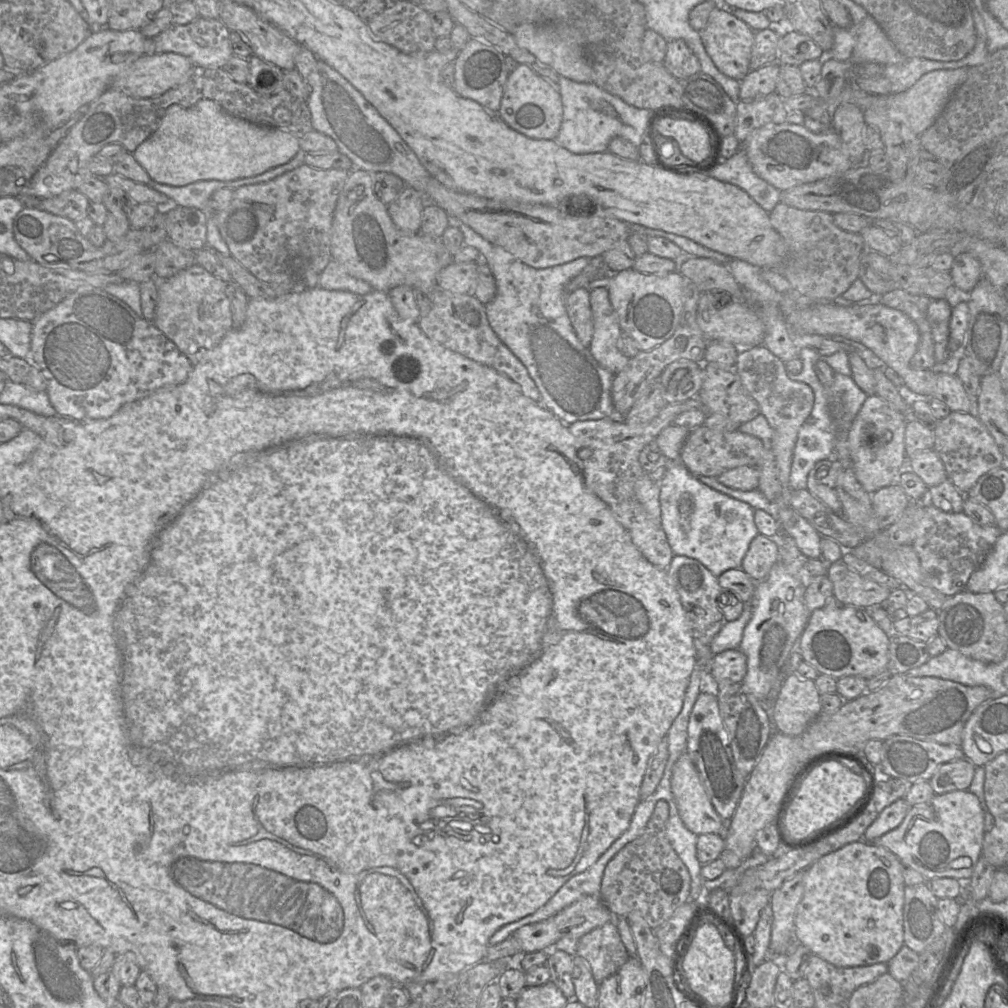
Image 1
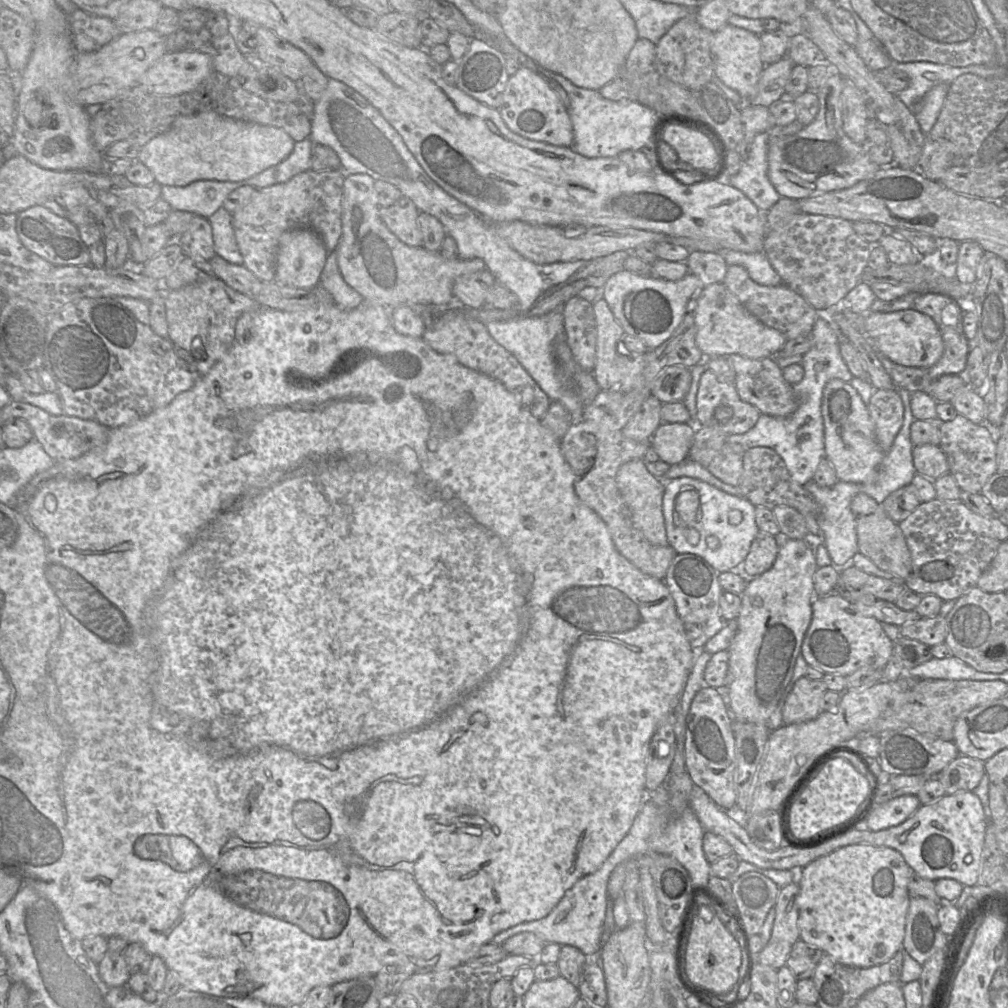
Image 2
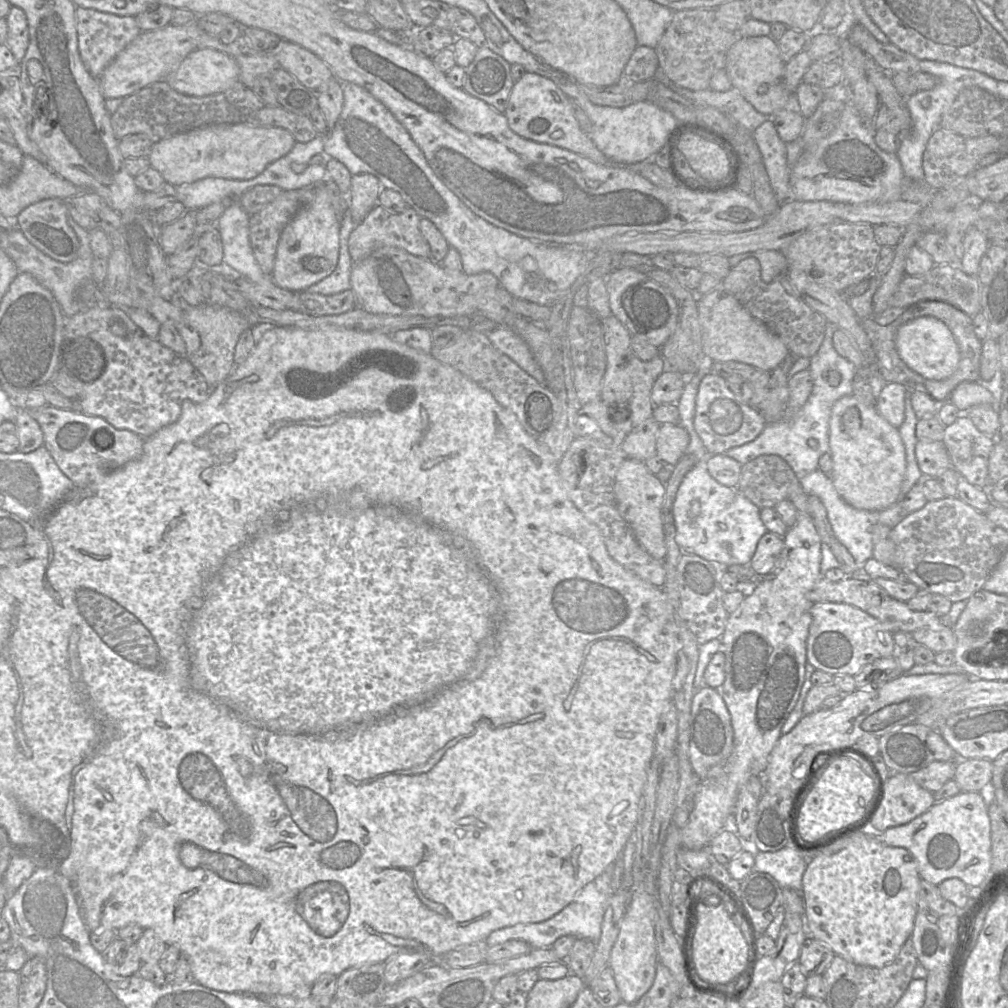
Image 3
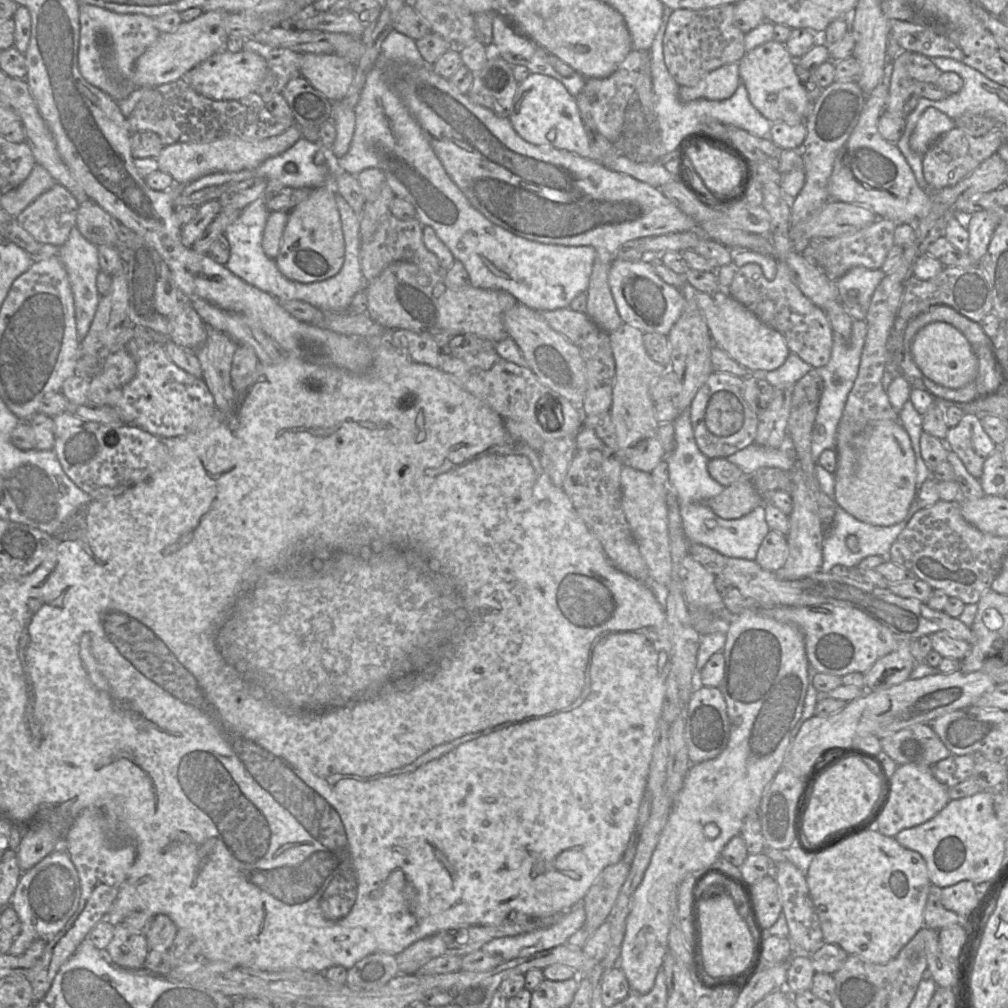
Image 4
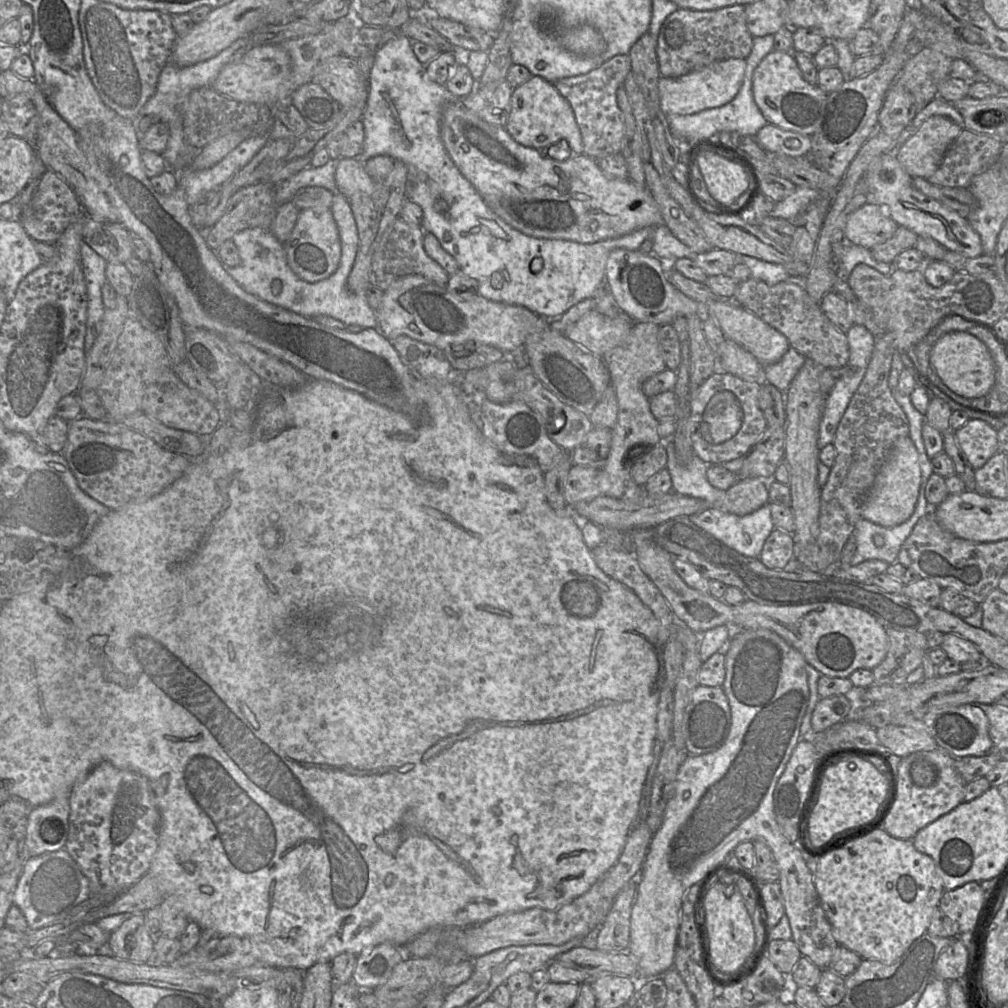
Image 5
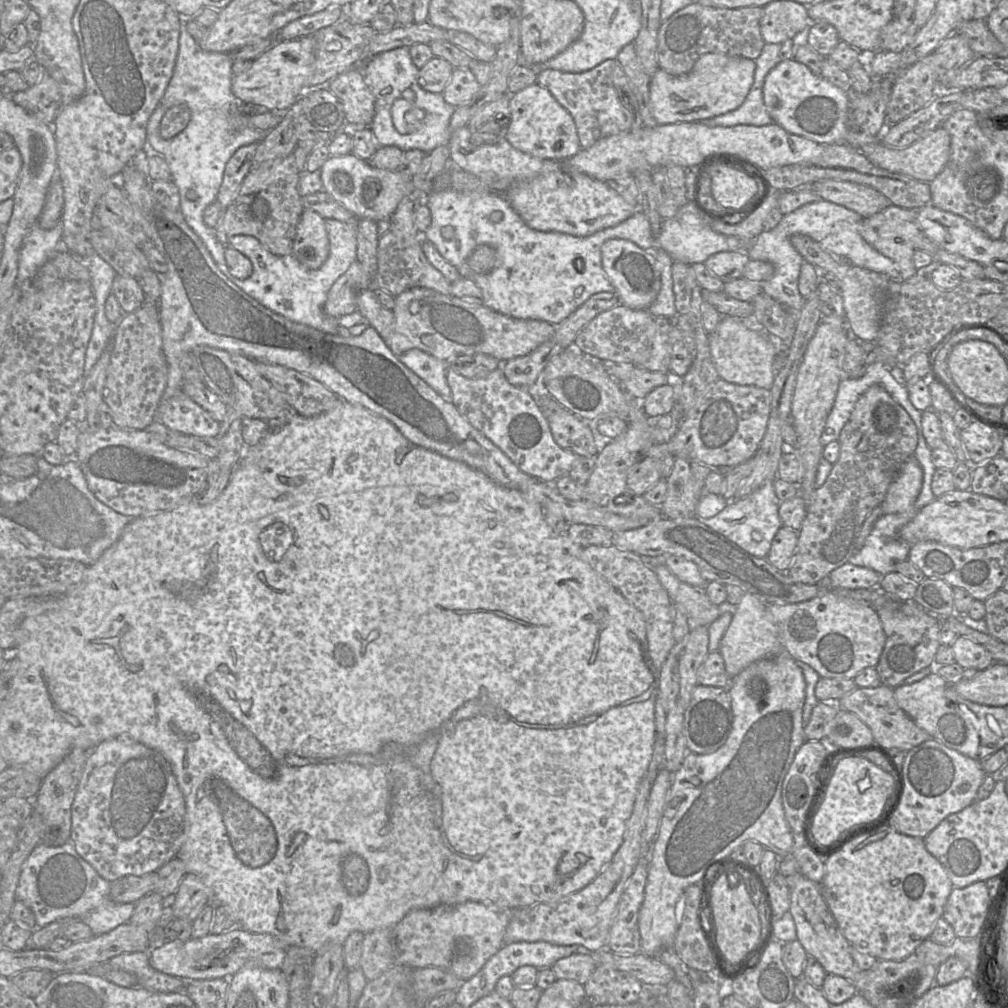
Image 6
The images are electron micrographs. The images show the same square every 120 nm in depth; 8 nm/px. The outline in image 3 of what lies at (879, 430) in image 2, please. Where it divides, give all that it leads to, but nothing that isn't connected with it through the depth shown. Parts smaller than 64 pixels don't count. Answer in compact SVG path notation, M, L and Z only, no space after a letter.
M887 383L876 401L876 410L892 426L899 429L905 419L905 399L909 393L899 383Z

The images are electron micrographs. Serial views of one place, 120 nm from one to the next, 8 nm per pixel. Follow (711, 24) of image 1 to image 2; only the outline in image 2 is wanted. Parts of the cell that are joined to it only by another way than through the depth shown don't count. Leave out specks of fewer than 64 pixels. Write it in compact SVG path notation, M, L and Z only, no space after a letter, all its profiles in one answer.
M728 23L714 32L711 53L714 61L714 74L726 86L739 93L743 99L754 97L760 75L766 66L761 58L759 35Z

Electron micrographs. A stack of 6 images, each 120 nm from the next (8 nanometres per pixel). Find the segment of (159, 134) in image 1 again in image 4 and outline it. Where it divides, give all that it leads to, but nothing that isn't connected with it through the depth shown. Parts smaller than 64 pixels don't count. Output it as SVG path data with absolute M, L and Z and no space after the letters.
M293 125L279 135L260 140L224 136L207 143L180 142L165 145L156 160L159 170L168 173L173 178L174 183L188 184L212 173L255 169L266 159L289 149L301 137L299 126Z

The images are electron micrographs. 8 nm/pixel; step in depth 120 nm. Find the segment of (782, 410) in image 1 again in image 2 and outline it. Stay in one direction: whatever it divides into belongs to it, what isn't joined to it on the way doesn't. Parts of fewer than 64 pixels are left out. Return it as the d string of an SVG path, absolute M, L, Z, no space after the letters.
M739 354L727 356L736 372L735 386L740 398L755 406L762 414L774 417L786 417L798 407L792 385L783 376L775 357L750 359Z

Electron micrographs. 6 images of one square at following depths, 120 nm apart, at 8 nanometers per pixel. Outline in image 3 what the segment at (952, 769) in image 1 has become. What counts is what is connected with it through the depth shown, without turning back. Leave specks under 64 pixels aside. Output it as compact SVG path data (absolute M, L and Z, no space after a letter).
M958 759L954 780L961 792L979 792L992 780L993 761L988 759Z

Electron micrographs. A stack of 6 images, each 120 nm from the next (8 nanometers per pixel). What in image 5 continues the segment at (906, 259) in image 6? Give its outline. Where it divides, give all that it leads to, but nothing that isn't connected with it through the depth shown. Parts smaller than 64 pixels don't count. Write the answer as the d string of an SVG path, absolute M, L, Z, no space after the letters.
M867 203L849 215L845 240L871 250L892 237L897 228L883 207Z

